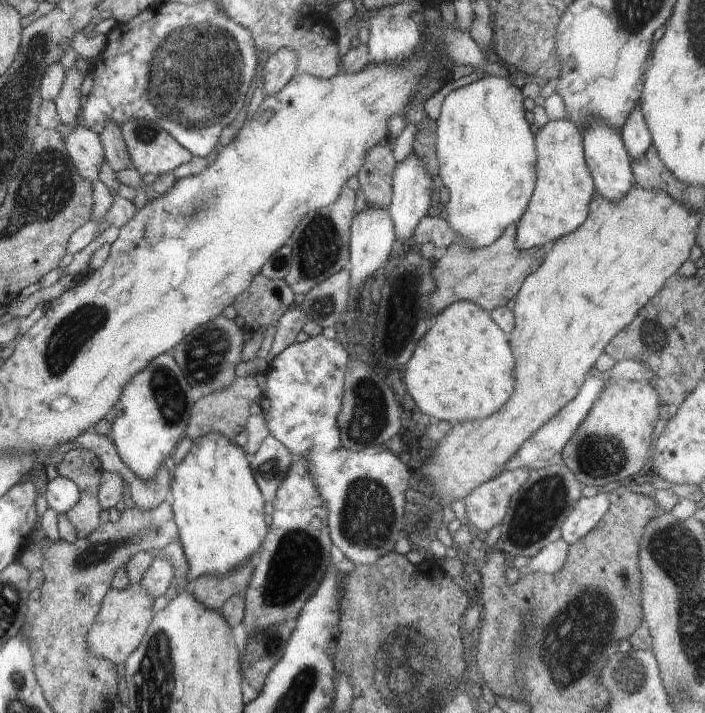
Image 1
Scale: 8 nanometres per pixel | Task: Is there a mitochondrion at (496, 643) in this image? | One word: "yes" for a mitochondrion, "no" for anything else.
no

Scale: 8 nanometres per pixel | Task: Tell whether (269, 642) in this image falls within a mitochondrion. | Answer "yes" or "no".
yes

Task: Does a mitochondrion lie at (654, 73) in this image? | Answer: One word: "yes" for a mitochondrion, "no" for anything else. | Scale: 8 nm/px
no

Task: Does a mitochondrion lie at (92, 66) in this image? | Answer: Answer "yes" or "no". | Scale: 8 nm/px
no

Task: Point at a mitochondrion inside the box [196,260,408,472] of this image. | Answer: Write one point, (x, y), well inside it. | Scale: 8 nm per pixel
(368, 418)

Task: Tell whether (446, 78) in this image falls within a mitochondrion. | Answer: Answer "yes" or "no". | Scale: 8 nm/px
no

